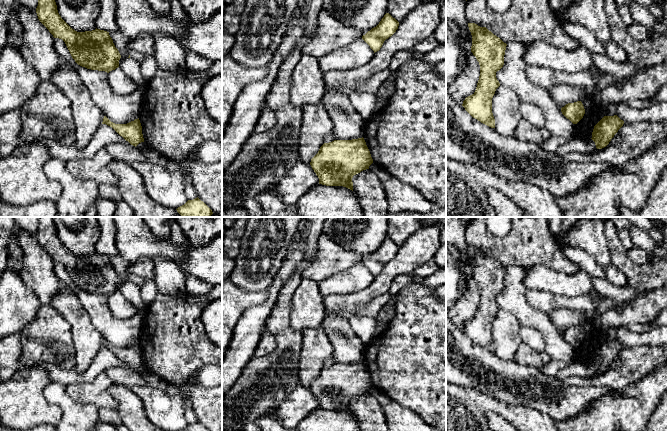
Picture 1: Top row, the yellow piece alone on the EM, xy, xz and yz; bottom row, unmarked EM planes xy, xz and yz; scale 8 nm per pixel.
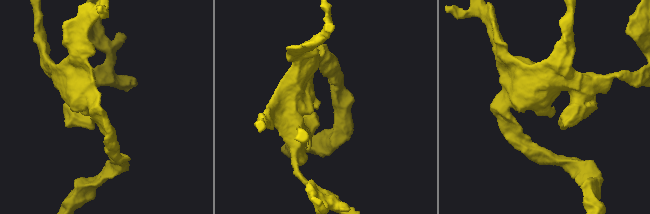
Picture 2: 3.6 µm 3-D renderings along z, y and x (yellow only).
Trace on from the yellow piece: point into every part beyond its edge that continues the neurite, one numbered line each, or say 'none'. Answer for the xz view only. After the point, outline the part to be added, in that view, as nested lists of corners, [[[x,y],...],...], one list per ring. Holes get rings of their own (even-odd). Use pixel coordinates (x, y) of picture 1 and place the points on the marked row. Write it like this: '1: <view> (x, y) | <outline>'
none

